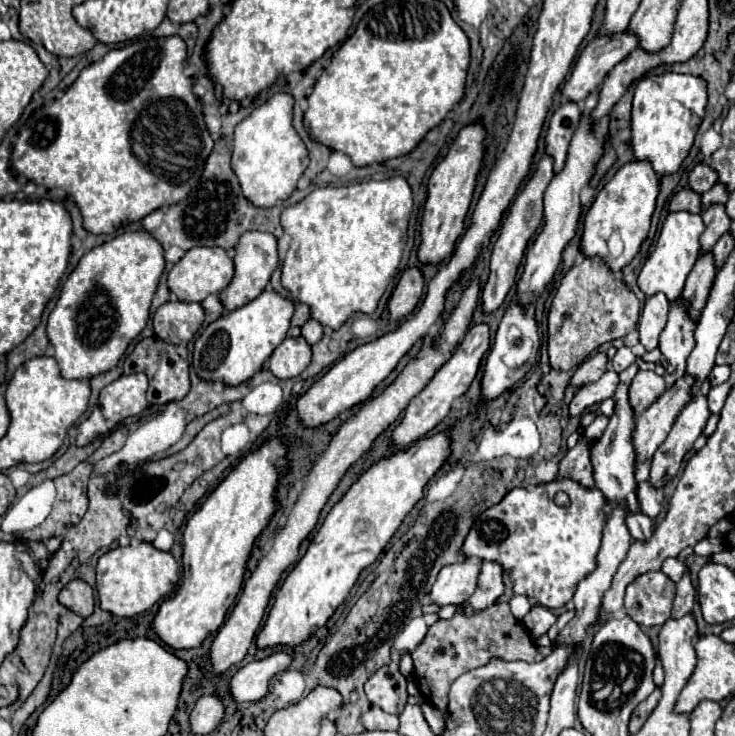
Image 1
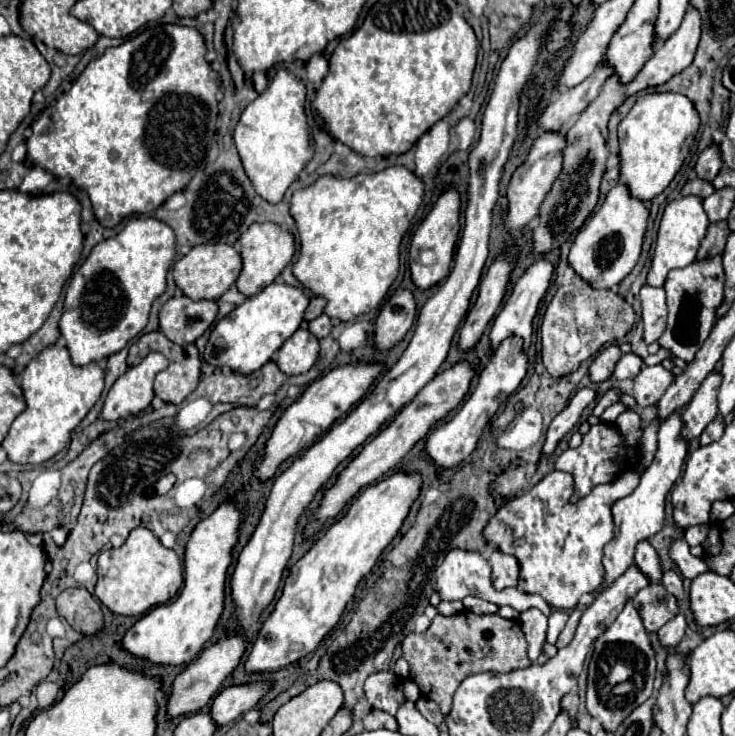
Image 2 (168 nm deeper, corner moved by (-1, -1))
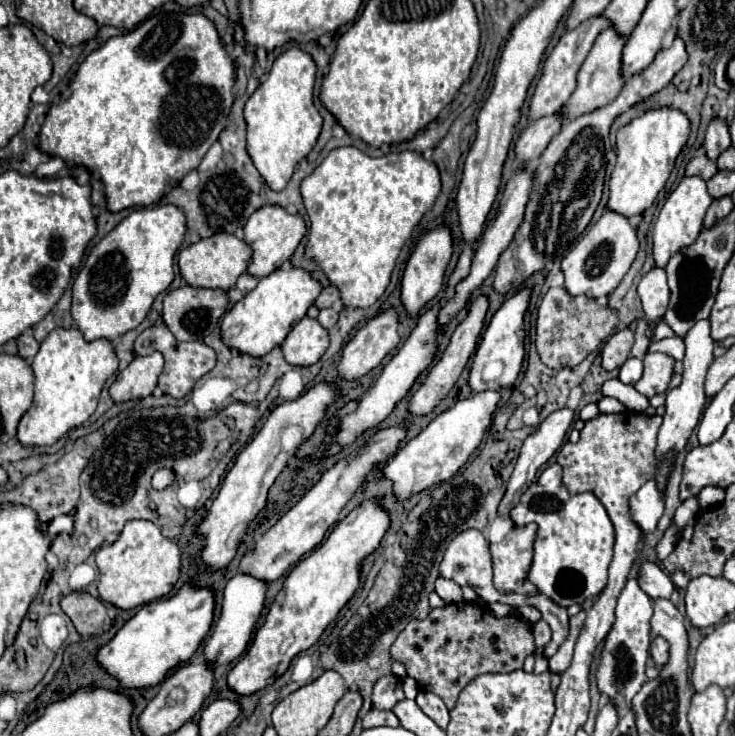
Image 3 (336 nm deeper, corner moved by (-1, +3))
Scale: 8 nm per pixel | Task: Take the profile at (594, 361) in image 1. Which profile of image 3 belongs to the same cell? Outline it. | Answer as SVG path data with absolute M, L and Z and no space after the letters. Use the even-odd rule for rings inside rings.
M625 327L617 333L613 333L605 347L601 349L601 357L603 357L603 367L607 371L613 371L617 367L621 367L629 355L631 355L631 347L633 347L633 341L635 341L635 335L633 335L633 329L631 327Z

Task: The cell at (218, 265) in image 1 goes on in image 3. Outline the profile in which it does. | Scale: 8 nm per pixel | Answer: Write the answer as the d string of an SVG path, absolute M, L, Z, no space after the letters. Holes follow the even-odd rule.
M215 233L215 237L199 239L197 243L185 247L179 253L179 271L185 277L185 281L193 287L207 287L207 289L231 289L237 283L237 277L247 271L251 261L251 247L237 239L231 233Z

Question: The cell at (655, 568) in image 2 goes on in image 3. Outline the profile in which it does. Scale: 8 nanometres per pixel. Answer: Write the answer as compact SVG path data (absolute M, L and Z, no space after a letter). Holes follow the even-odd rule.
M645 561L639 571L639 587L651 597L651 599L669 599L673 593L671 577L657 565Z

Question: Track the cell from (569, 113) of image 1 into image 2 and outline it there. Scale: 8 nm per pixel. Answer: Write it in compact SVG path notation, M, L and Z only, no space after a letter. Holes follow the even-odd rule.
M561 131L543 133L539 139L535 139L525 163L521 167L517 167L517 171L513 173L511 183L507 187L509 215L507 215L505 225L509 229L523 229L539 215L539 205L545 201L545 197L551 191L551 185L557 181L561 169L563 169L563 133Z

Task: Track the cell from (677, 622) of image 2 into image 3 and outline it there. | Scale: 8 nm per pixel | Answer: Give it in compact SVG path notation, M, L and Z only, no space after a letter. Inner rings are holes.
M655 637L651 641L651 649L649 649L653 661L655 661L655 667L663 667L667 661L669 661L669 643L661 637Z

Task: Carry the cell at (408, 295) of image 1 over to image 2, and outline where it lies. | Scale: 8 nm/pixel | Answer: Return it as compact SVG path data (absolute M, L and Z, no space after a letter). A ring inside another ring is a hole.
M399 289L387 303L375 321L375 345L379 349L391 349L397 345L417 315L415 297L409 289Z

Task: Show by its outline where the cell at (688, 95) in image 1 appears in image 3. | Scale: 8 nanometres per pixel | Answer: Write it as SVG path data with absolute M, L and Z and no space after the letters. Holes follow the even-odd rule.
M655 109L617 131L617 163L609 179L607 209L627 219L649 209L657 193L665 187L681 147L689 137L689 119L677 109Z

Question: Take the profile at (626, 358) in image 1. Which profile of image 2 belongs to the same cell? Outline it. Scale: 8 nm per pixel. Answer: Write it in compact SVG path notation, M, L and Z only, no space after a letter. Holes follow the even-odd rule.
M625 353L625 355L621 355L621 359L617 361L615 371L613 371L613 377L619 379L619 381L621 381L621 379L635 379L637 373L641 371L641 365L643 365L641 357L637 357L635 353Z

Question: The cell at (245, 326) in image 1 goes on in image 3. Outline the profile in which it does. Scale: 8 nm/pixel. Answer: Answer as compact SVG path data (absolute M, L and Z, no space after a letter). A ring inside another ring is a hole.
M281 267L273 271L271 275L263 277L259 285L239 303L235 303L231 311L225 313L221 323L223 343L253 357L267 355L273 347L281 345L297 321L307 315L307 309L315 303L321 289L321 283L305 269Z

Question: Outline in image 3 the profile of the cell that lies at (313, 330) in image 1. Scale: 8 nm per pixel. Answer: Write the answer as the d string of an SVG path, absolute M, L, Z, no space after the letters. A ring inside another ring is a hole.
M333 307L323 309L323 311L319 313L319 317L317 317L317 321L319 321L325 329L331 329L331 327L337 323L337 319L339 319L339 313L337 313Z

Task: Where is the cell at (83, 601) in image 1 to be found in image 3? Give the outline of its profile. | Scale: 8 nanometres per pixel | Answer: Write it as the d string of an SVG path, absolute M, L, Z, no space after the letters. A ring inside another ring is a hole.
M75 591L63 597L61 609L69 615L79 635L99 635L111 627L103 603L85 591Z

